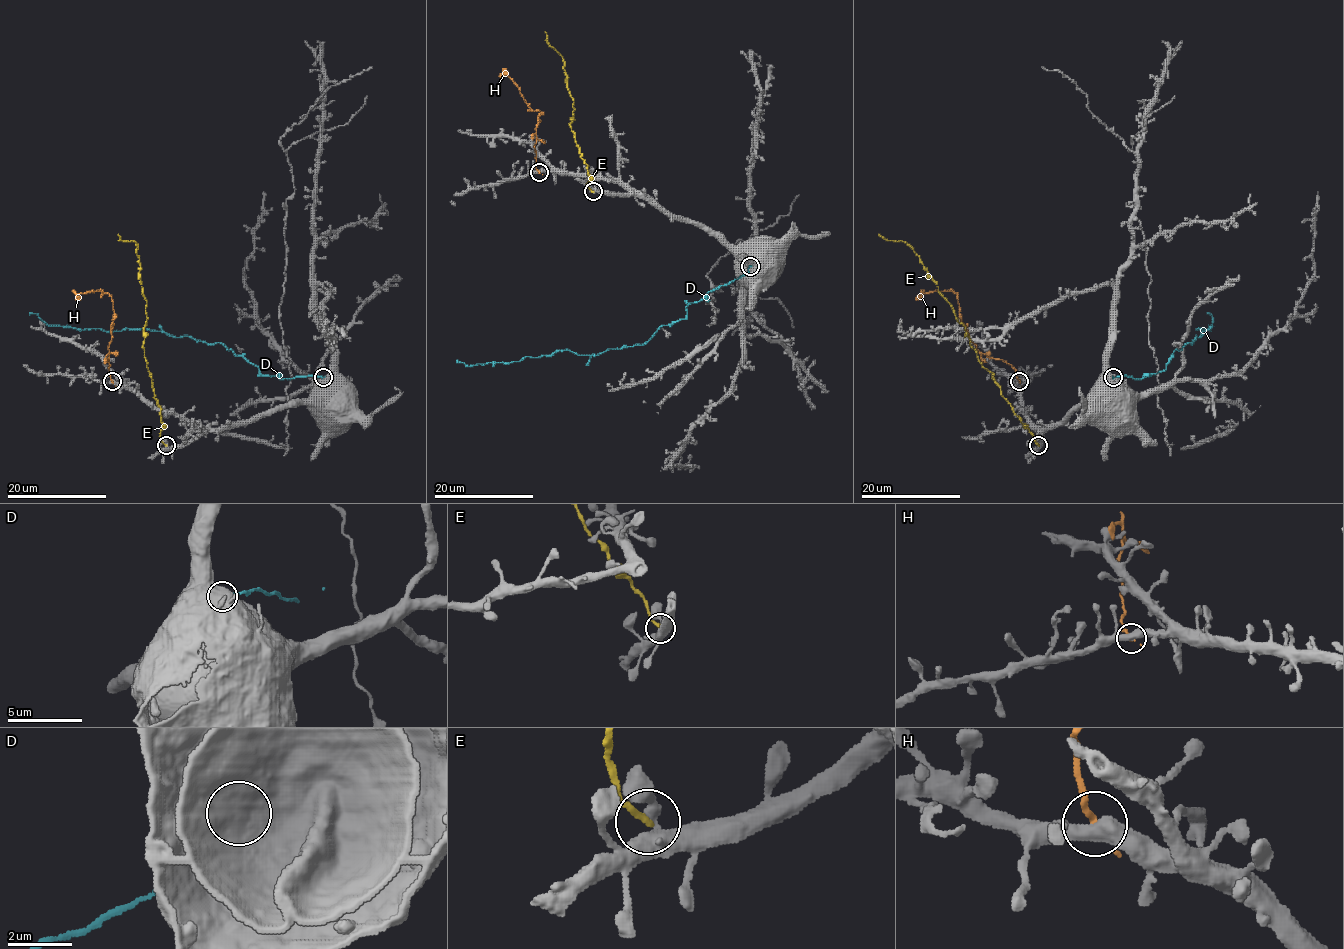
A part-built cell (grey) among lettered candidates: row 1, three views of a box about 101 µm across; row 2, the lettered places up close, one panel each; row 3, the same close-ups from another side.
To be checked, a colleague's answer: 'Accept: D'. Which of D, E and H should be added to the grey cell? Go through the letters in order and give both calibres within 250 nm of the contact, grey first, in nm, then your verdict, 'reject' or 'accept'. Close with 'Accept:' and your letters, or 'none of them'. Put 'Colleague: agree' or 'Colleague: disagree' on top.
Colleague: disagree
D: 750/200 nm | reject
E: 360/190 nm | reject
H: 400/200 nm | reject
Accept: none of them

